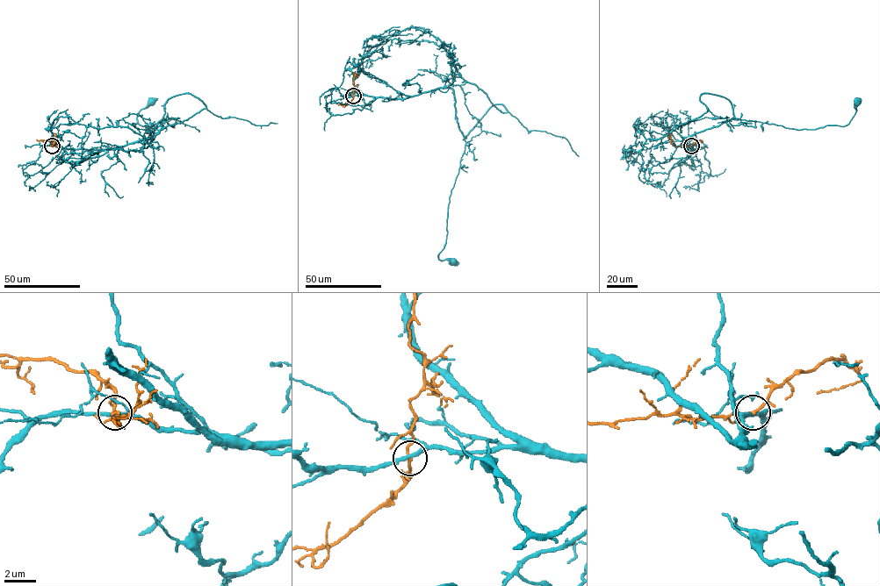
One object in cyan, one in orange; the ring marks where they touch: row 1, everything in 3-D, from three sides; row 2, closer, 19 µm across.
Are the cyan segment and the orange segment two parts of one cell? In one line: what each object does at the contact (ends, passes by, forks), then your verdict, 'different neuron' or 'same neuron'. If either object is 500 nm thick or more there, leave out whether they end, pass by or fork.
cyan passes by; orange passes by; different neuron

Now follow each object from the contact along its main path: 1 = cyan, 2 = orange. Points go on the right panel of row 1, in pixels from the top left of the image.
1: (691, 146), (683, 138), (732, 118), (798, 130), (827, 125), (843, 126), (854, 115), (856, 100)
2: (691, 146), (674, 146), (668, 133)

